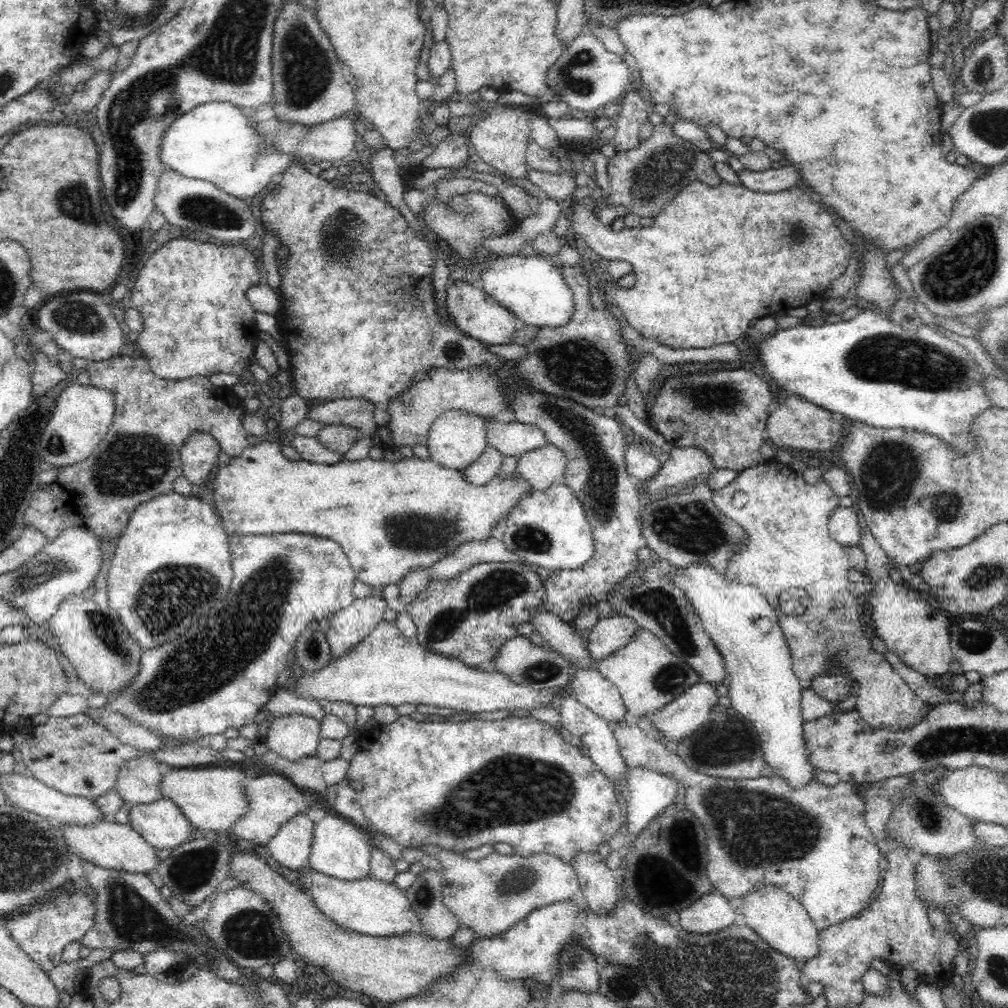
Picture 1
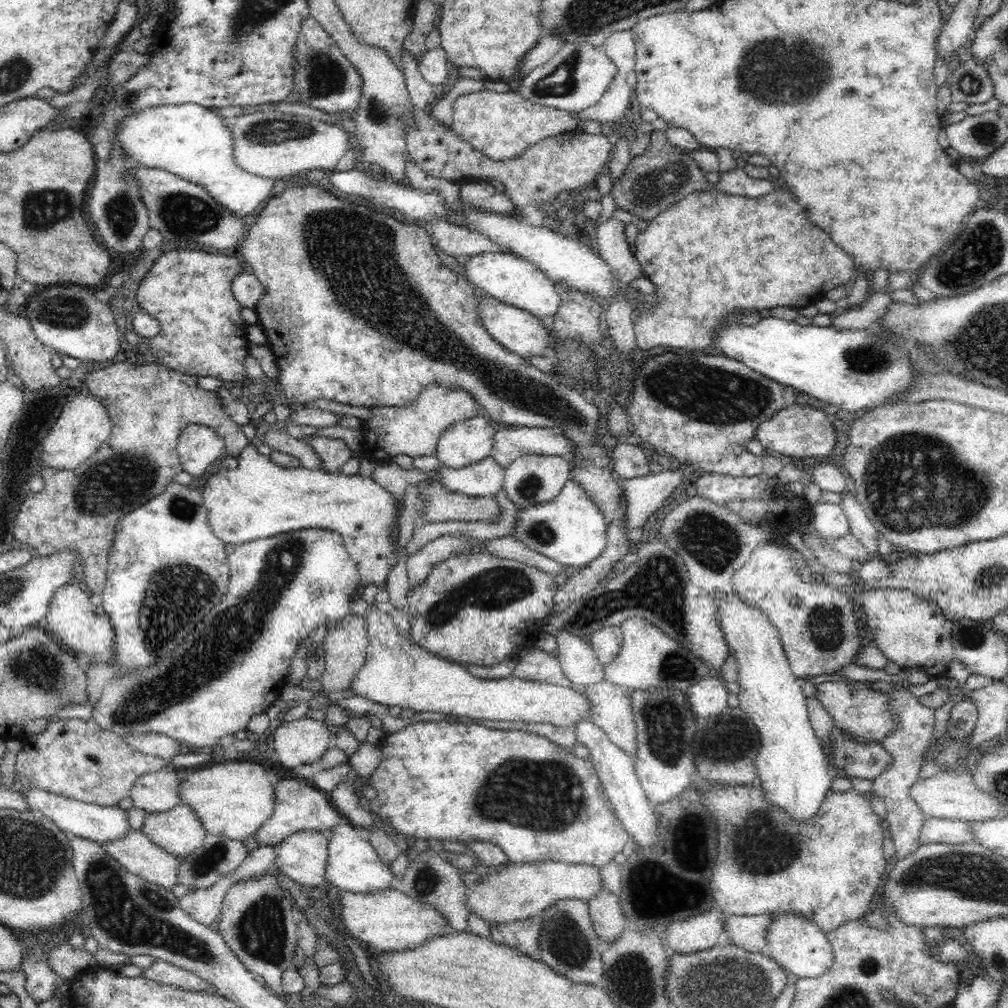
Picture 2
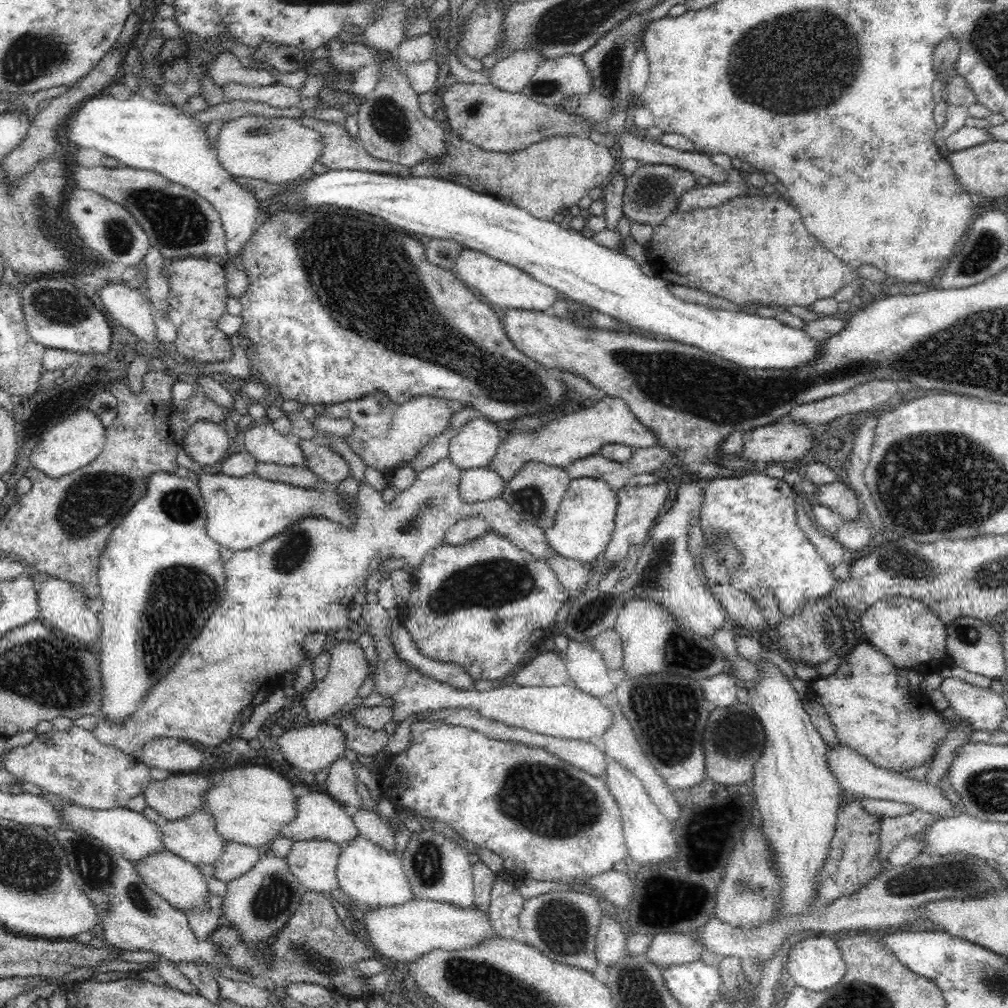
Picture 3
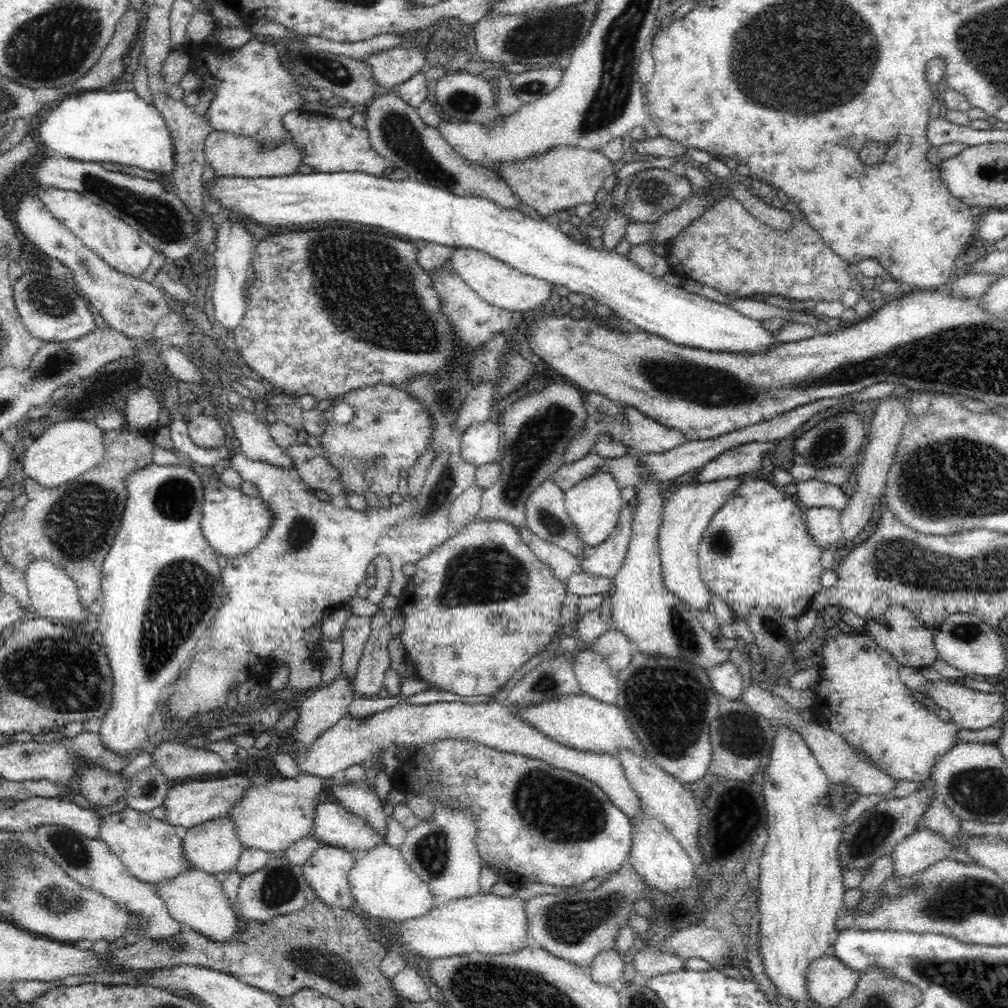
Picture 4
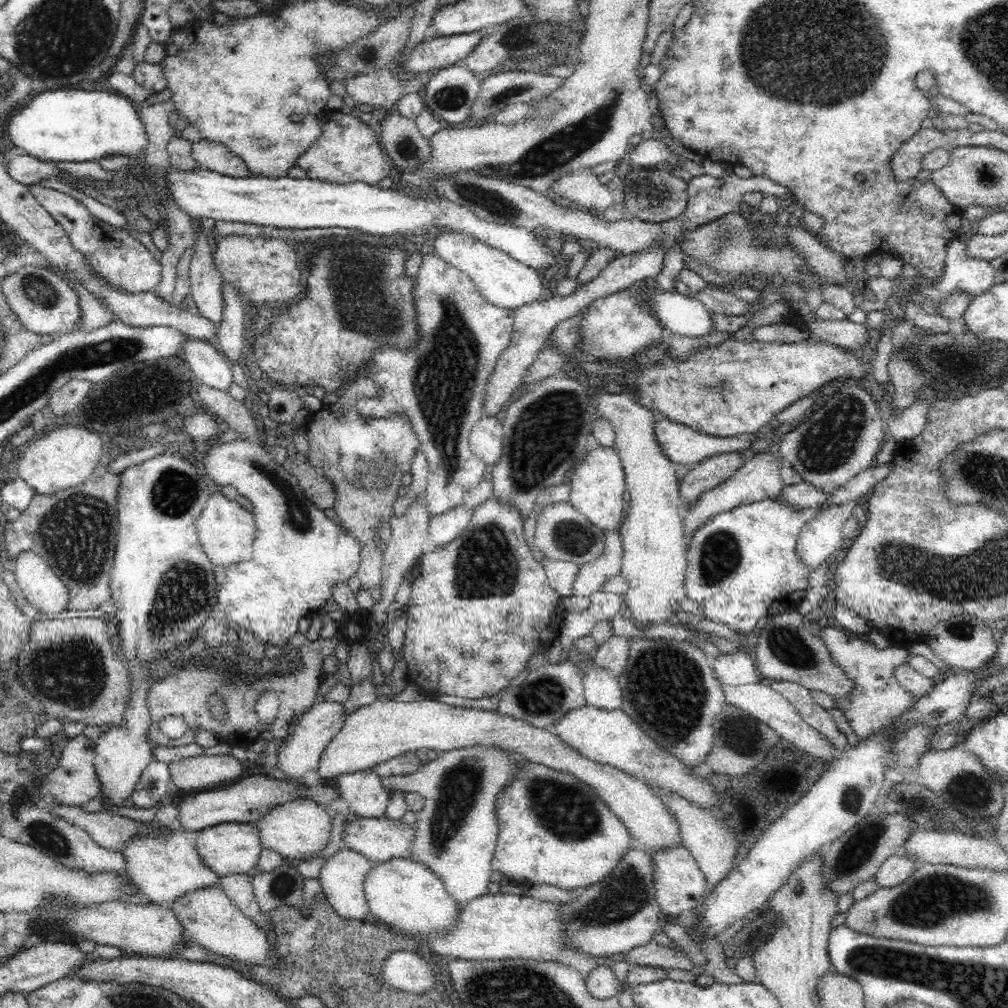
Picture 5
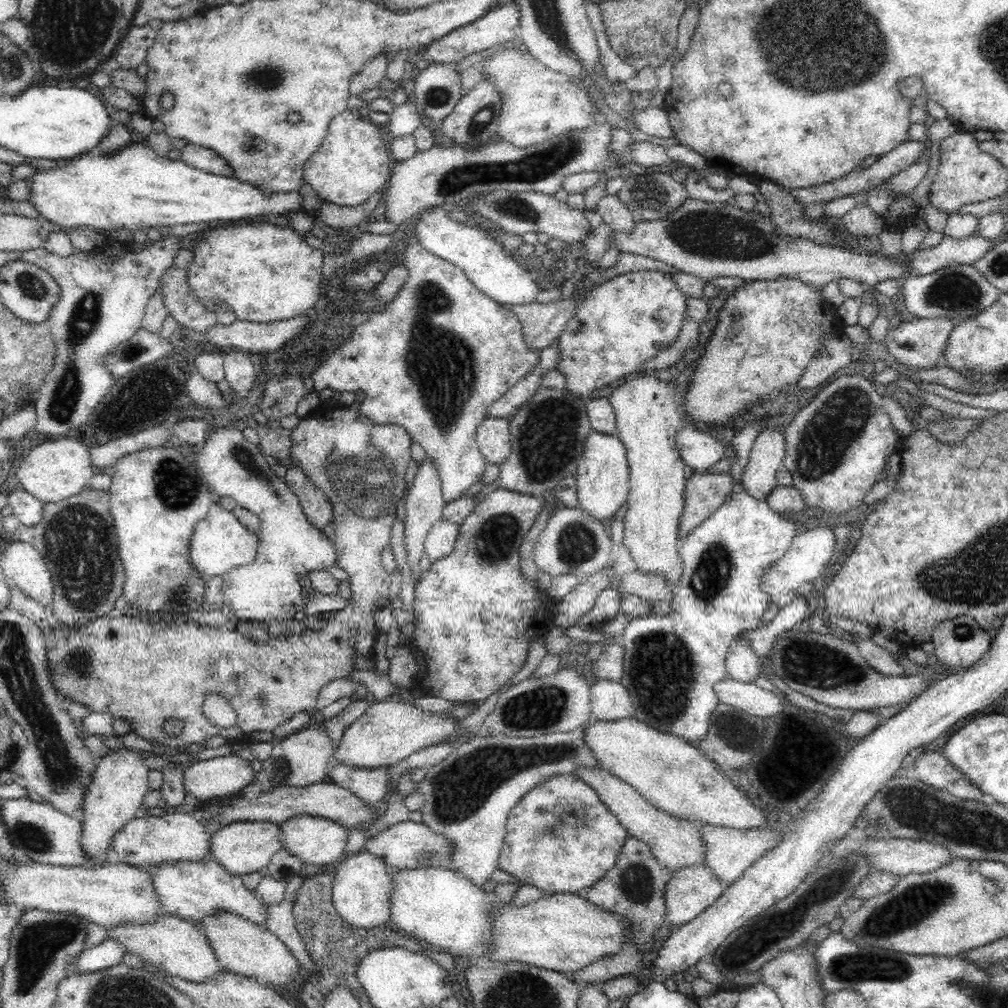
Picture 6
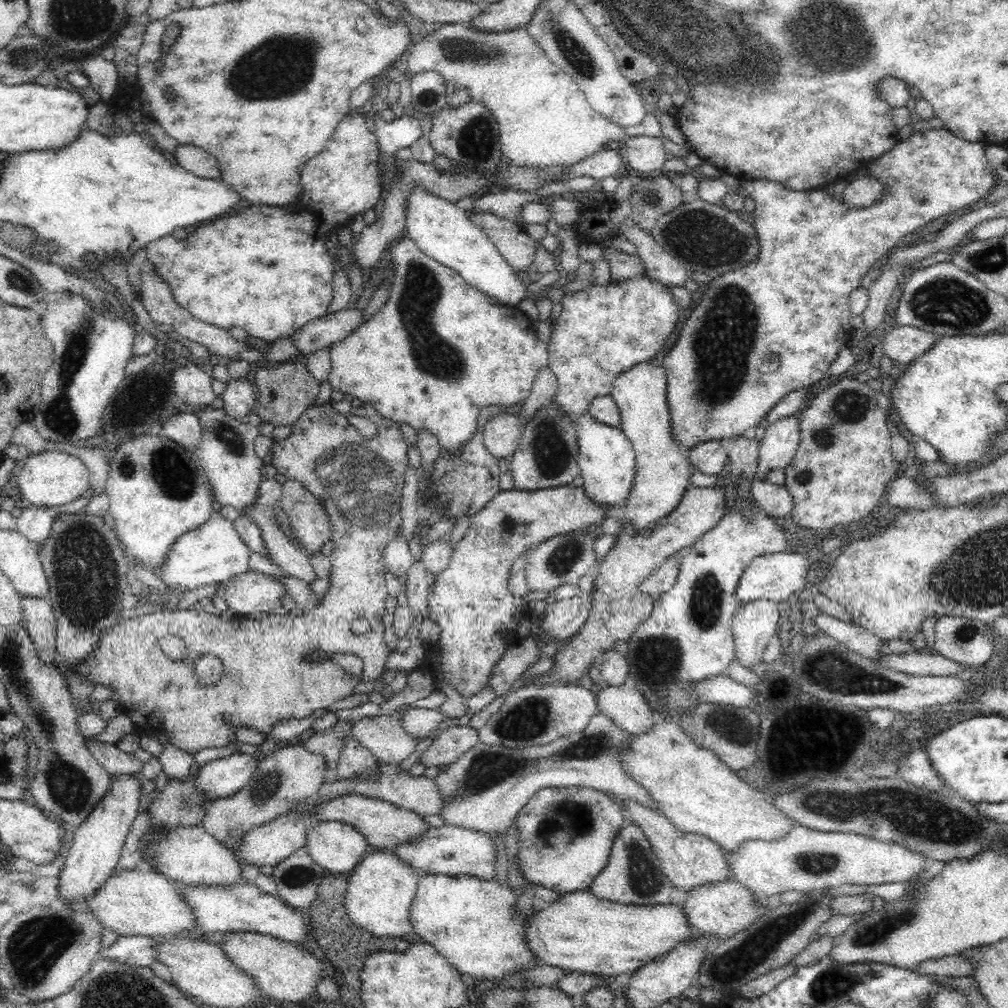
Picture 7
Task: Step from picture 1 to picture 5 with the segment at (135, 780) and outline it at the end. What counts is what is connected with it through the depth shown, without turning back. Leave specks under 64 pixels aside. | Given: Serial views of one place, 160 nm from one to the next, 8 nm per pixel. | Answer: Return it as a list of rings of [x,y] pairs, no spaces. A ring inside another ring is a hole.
[[[252,776],[216,789],[202,790],[202,792],[193,794],[180,794],[176,802],[179,809],[177,822],[181,825],[182,830],[192,832],[199,832],[224,823],[256,823],[274,807],[300,799],[310,799],[326,808],[334,801],[341,799],[341,796],[338,790],[323,784],[307,787],[304,783],[294,785],[288,781]]]

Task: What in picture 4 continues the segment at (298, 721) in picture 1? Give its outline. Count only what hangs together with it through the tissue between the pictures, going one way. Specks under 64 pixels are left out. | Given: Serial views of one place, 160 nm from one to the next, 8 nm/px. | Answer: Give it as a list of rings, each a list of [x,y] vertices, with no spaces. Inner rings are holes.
[[[436,702],[426,705],[402,703],[366,718],[354,718],[348,714],[312,743],[304,756],[298,760],[298,767],[300,772],[322,780],[336,779],[346,768],[361,766],[366,760],[372,761],[374,756],[377,756],[376,762],[382,765],[382,756],[392,745],[419,748],[425,744],[448,739],[470,740],[502,752],[538,759],[554,768],[582,776],[602,789],[604,795],[628,817],[630,822],[647,811],[638,793],[626,779],[626,773],[618,757],[579,751],[558,744],[520,718],[514,710],[500,706],[498,703]]]

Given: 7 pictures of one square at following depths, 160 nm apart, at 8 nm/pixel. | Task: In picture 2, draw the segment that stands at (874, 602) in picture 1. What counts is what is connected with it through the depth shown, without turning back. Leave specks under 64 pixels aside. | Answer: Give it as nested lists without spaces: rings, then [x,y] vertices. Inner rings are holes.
[[[850,491],[840,492],[842,512],[849,524],[849,532],[867,548],[870,555],[878,552],[878,532],[873,522],[868,518],[862,504]],[[893,588],[857,591],[852,600],[864,608],[876,646],[888,661],[901,668],[922,670],[931,676],[947,673],[951,660],[955,659],[952,622],[944,618],[936,603]]]

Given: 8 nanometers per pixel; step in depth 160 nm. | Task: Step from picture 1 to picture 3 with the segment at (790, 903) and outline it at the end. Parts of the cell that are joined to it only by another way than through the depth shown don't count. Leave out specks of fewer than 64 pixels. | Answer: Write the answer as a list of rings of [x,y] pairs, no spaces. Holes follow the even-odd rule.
[[[817,935],[792,946],[787,963],[796,986],[812,992],[835,987],[847,971],[845,960],[833,935]]]

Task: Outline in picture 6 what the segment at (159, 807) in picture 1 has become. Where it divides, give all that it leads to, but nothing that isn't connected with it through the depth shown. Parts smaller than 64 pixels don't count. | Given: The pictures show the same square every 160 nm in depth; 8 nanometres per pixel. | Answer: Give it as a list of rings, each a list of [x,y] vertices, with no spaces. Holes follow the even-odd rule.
[[[246,820],[213,829],[210,858],[230,874],[243,875],[259,871],[279,850],[284,849],[279,837],[279,825],[266,820]]]

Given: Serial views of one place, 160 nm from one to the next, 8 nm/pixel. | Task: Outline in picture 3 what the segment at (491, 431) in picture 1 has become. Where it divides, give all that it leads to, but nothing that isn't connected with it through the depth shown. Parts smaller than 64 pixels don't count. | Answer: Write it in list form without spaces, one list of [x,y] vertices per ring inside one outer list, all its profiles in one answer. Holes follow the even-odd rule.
[[[602,395],[591,406],[549,421],[534,436],[512,432],[498,447],[496,456],[486,467],[500,475],[507,483],[524,463],[540,461],[554,467],[566,468],[575,460],[598,454],[600,448],[606,444],[623,444],[645,449],[657,445],[657,437],[632,414],[624,400]]]

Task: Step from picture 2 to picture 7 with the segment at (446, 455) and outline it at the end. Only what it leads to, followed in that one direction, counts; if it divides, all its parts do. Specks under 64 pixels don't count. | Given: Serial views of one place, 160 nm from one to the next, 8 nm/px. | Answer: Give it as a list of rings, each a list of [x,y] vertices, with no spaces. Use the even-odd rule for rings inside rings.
[[[502,413],[491,418],[483,428],[483,443],[498,459],[512,456],[523,436],[521,418]]]

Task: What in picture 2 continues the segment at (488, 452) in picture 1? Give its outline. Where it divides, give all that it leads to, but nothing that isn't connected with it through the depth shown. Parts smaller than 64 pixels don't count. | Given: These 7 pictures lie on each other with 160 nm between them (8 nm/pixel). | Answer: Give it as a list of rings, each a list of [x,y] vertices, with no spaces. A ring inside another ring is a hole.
[[[488,456],[476,464],[458,470],[442,464],[439,467],[439,480],[456,493],[488,497],[494,496],[501,489],[504,473],[505,468]],[[378,461],[371,476],[376,483],[380,484],[380,487],[392,495],[396,504],[400,504],[408,486],[420,485],[426,482],[432,474],[434,471],[405,470],[394,462]]]

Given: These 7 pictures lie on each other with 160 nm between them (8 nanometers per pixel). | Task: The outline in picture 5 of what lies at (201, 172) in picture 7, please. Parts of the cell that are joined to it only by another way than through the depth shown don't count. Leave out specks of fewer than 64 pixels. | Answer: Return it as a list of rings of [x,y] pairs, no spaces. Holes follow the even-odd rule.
[[[201,139],[199,142],[192,143],[191,156],[202,169],[232,178],[251,177],[246,163],[238,156],[232,155],[232,152],[222,144]]]

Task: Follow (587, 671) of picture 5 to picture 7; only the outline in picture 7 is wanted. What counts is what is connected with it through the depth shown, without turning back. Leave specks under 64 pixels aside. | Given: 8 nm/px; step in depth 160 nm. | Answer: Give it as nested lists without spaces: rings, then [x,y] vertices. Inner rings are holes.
[[[628,684],[616,687],[602,685],[596,693],[597,711],[631,735],[649,733],[659,721],[659,715],[650,709],[644,696]]]

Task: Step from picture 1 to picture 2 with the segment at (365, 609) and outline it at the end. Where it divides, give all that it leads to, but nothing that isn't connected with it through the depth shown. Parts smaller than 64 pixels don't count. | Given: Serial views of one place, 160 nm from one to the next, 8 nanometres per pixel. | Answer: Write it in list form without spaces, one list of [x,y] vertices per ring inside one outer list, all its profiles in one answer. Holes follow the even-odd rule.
[[[350,612],[340,620],[334,627],[329,628],[326,641],[323,644],[325,653],[325,672],[320,678],[322,682],[322,692],[330,695],[334,692],[341,692],[350,689],[356,674],[360,672],[360,668],[366,664],[368,649],[368,632],[365,620],[353,612]]]

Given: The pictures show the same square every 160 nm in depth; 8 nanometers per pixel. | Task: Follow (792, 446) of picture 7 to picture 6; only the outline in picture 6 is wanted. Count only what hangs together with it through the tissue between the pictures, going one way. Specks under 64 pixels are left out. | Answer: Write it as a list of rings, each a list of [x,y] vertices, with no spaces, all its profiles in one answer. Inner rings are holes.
[[[768,428],[760,436],[756,437],[749,461],[743,472],[743,487],[758,500],[765,501],[770,494],[770,488],[776,486],[776,472],[782,468],[786,456],[785,451],[785,432],[778,429]]]

